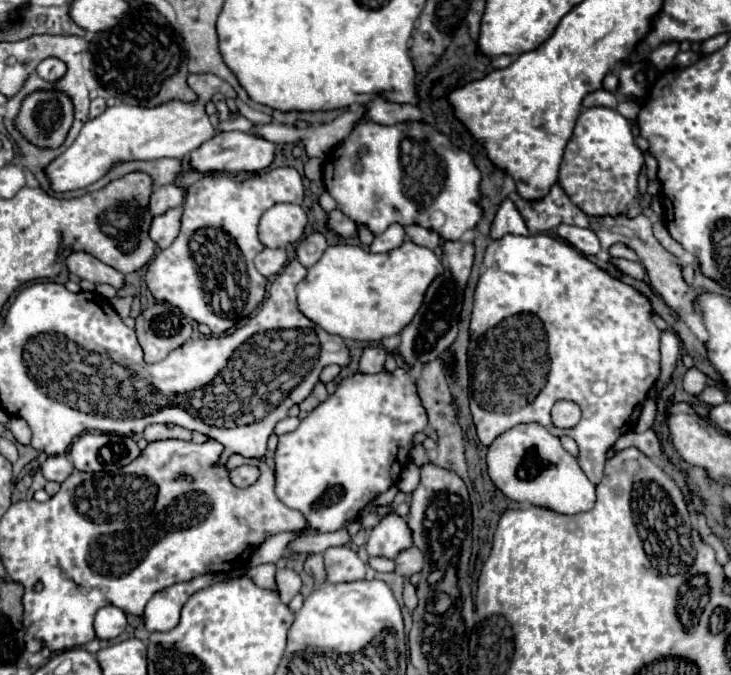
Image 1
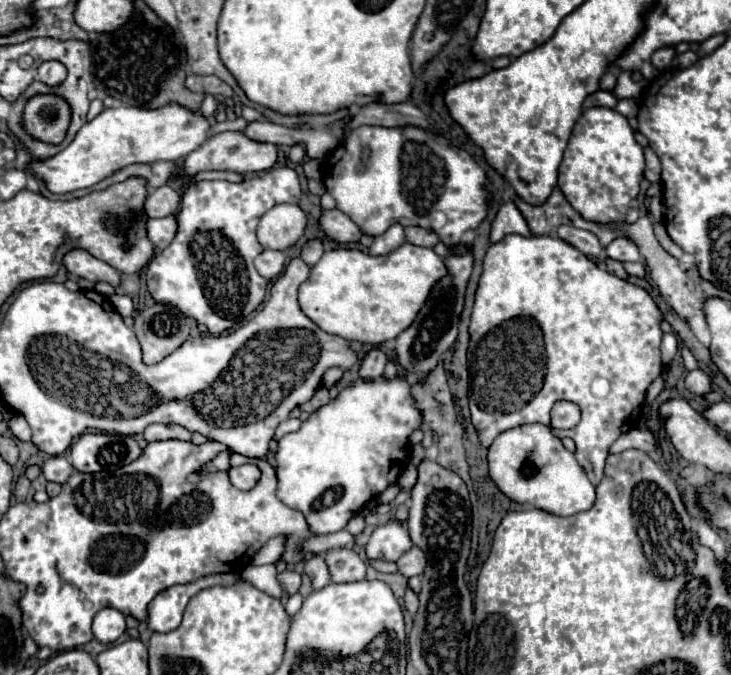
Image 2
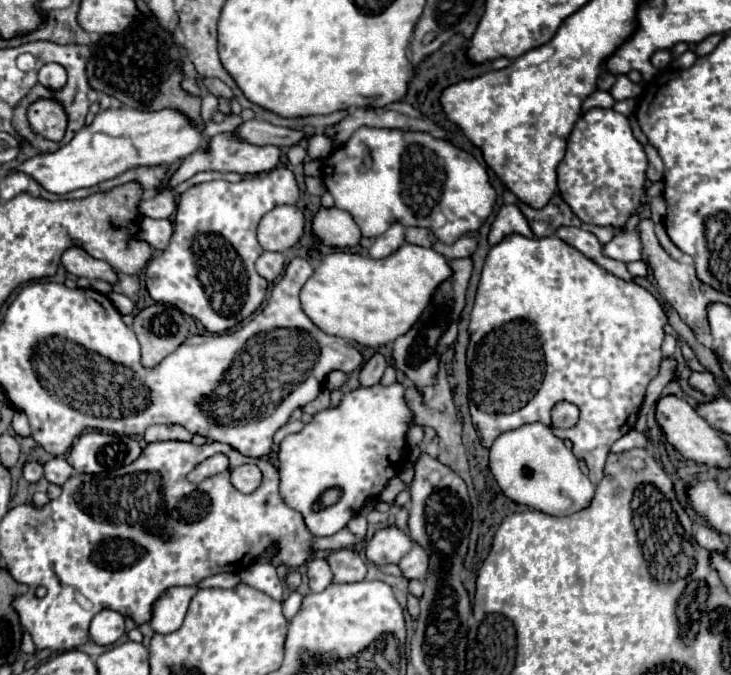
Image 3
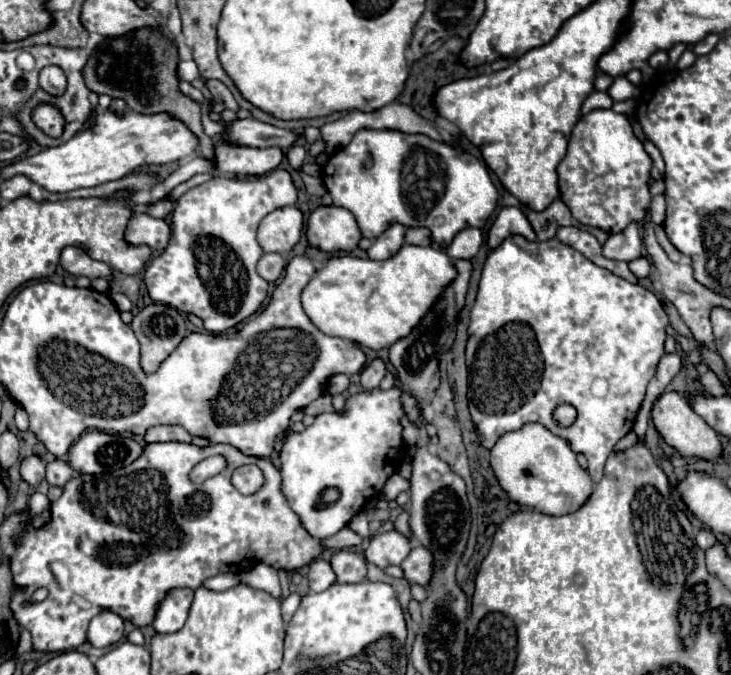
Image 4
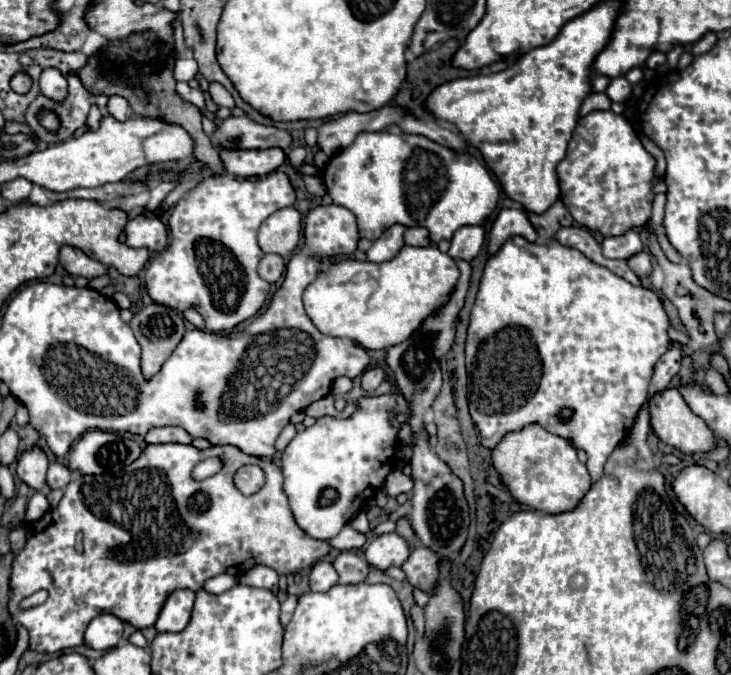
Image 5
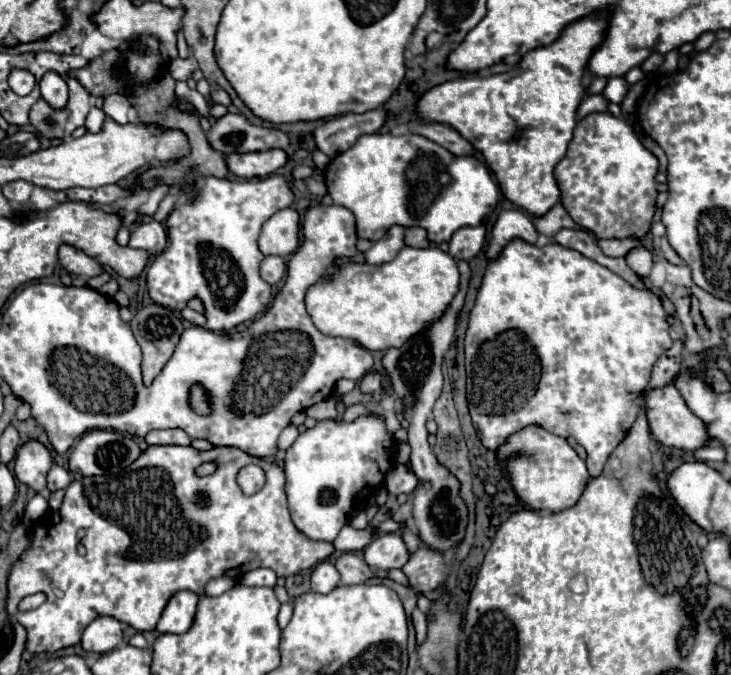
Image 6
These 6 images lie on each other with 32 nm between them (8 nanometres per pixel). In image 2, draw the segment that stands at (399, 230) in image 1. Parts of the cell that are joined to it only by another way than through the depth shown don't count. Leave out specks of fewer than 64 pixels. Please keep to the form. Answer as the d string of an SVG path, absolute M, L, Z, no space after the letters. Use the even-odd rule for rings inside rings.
M392 224L384 234L376 236L372 246L370 246L370 254L372 256L382 256L382 254L388 254L392 250L396 250L398 246L404 244L404 226L400 224Z

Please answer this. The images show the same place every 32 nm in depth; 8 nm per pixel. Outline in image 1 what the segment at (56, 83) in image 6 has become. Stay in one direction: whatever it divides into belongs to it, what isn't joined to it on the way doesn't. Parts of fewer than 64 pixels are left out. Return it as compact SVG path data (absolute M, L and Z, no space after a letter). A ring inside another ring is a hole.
M50 56L50 58L44 58L44 60L38 64L36 74L38 74L40 78L44 78L44 80L58 80L58 78L62 78L62 76L66 74L66 64L64 64L62 60Z

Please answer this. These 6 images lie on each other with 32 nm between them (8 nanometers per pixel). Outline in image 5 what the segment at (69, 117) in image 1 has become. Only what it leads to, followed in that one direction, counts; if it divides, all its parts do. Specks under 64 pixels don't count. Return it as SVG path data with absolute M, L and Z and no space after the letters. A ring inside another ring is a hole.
M42 110L42 112L38 114L38 122L40 122L48 132L58 132L58 128L60 128L60 120L58 120L58 116L56 116L52 110Z

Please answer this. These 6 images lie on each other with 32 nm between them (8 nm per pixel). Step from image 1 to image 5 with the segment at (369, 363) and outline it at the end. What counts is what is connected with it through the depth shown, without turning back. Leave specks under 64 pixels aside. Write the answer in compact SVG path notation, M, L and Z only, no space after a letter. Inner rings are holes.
M370 366L370 368L366 368L364 374L362 374L362 388L366 392L374 392L380 386L380 382L384 380L384 376L386 376L386 372L384 372L382 366Z

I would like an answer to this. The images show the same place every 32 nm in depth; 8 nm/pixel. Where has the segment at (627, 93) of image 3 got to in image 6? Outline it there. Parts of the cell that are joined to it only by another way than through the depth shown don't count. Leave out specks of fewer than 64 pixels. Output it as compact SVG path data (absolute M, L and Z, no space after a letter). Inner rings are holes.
M610 78L606 88L604 88L604 96L610 100L610 102L616 102L620 104L620 100L624 100L624 92L628 92L628 82L624 78Z

